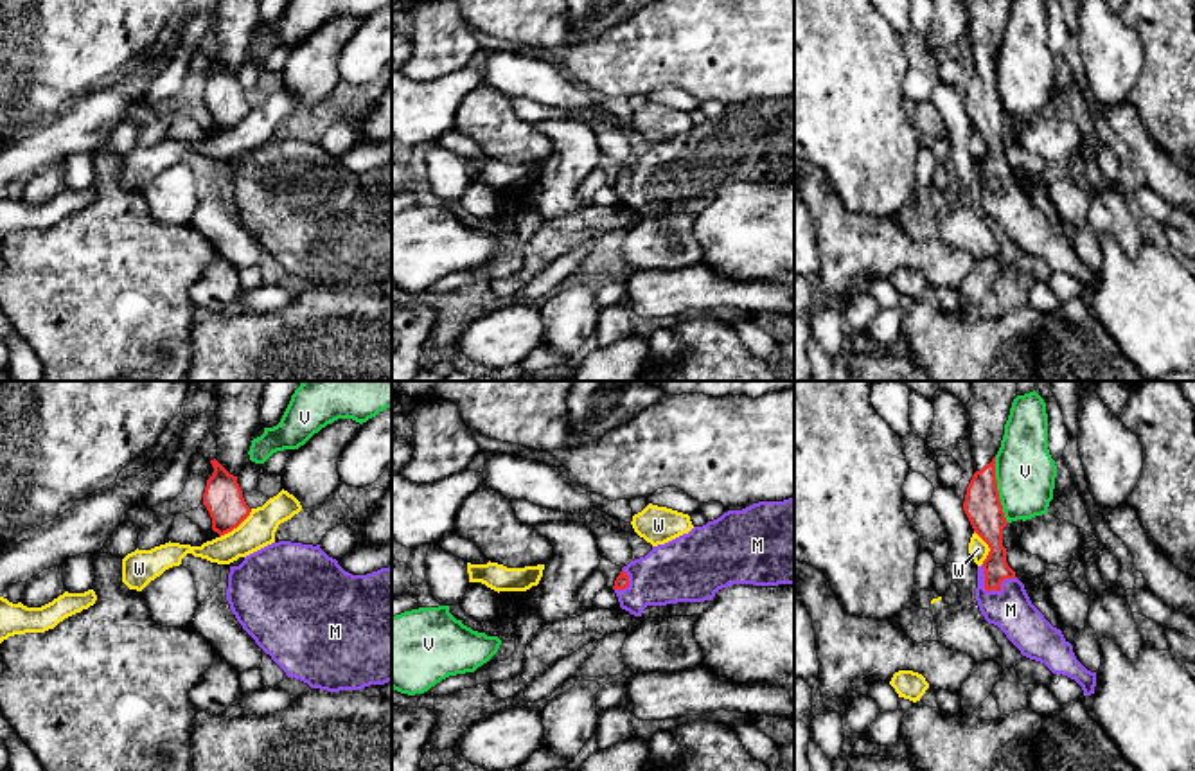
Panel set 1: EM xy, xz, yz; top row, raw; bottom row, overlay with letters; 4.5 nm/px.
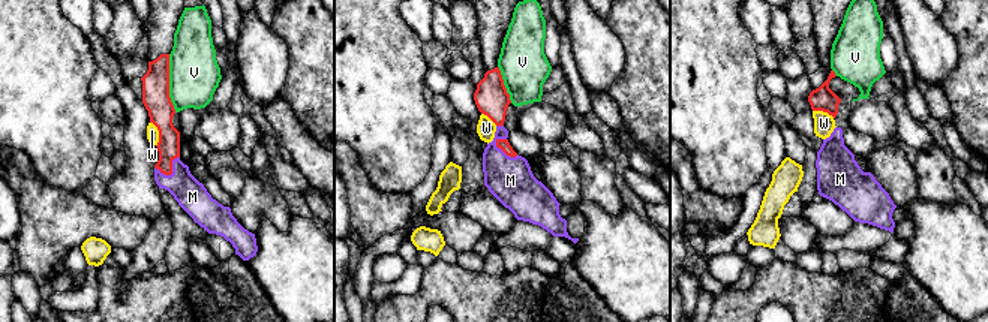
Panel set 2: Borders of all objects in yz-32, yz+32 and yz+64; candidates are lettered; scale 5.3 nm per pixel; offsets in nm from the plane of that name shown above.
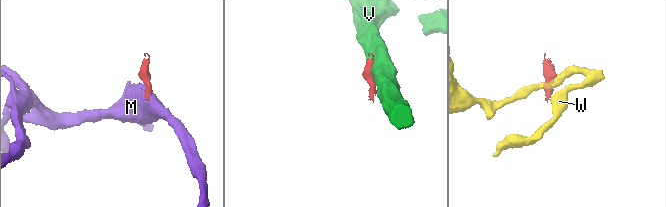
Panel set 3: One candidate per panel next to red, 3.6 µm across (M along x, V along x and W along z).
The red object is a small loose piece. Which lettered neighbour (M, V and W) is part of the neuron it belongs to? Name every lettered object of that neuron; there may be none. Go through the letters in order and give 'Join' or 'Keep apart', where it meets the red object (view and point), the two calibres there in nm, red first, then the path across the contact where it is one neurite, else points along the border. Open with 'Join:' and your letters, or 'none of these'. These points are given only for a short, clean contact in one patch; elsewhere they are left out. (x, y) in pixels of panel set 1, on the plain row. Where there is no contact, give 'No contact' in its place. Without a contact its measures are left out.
Join: M
M: Join. Touches red at yz (991, 187). Thickness 110 nm (red) against 190 nm. Path across: yz (996, 166), (991, 187), (1010, 207)
V: Keep apart. Touches red at yz (996, 87). Thickness 160 nm (red) against 260 nm. Boundary: yz (994, 54), (998, 96), (1009, 119)
W: Keep apart. Touches red at xy (236, 124). Thickness 180 nm (red) against 160 nm. Boundary: xy (252, 106), (220, 135)

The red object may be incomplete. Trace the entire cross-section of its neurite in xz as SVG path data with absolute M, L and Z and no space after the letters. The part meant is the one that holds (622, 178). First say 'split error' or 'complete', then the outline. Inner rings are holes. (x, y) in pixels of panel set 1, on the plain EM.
split error; M794 93L783 99L758 99L742 108L728 108L703 124L694 124L688 131L652 144L645 155L634 156L622 165L613 187L622 207L642 214L647 203L704 199L712 198L719 187L733 182L794 182Z

